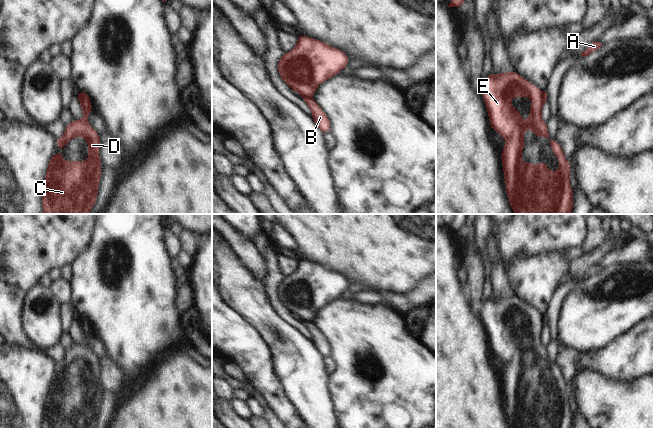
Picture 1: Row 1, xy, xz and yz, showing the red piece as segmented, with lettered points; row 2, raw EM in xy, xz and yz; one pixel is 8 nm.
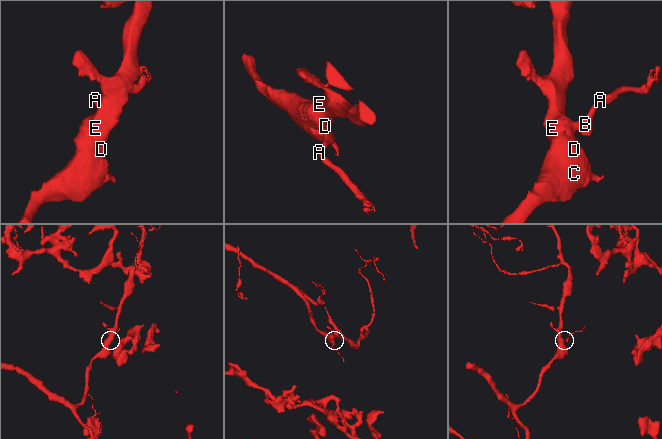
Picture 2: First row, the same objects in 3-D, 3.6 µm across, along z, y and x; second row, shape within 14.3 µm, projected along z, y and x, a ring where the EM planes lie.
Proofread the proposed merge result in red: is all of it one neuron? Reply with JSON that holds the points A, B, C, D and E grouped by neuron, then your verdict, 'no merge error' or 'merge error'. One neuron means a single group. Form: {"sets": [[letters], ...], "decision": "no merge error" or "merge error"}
{"sets": [["A", "B"], ["C", "D", "E"]], "decision": "merge error"}

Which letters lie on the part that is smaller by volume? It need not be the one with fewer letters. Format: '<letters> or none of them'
A, B

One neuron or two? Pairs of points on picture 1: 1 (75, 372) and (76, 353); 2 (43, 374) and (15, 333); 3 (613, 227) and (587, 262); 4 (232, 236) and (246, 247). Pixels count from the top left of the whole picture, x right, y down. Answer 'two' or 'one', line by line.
1: one
2: two
3: one
4: one

